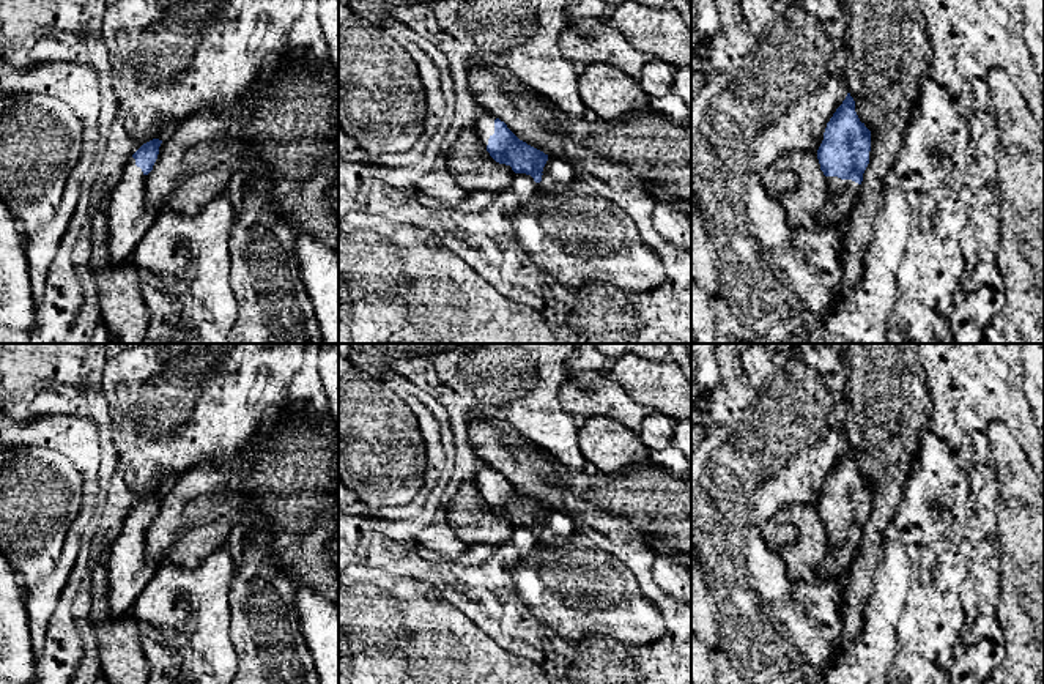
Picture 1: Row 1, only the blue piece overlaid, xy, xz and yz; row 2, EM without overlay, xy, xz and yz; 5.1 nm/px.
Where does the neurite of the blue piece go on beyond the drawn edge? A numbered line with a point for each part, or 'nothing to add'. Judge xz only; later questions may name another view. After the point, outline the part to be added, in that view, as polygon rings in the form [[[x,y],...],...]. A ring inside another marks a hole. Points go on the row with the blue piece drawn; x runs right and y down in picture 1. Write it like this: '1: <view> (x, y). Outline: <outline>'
1: xz (484, 128). Outline: [[[488,112],[479,113],[474,132],[477,134],[482,145],[487,148],[488,139],[494,134],[494,117]]]

